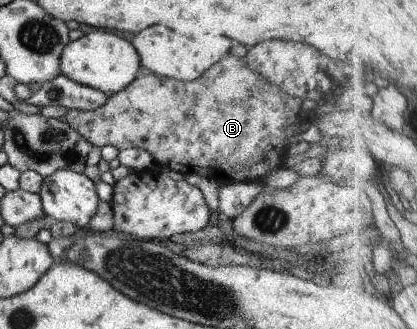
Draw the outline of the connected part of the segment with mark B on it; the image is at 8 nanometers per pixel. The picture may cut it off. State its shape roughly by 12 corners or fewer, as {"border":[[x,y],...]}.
{"border":[[241,58],[141,71],[65,122],[159,167],[265,182],[301,100]]}

